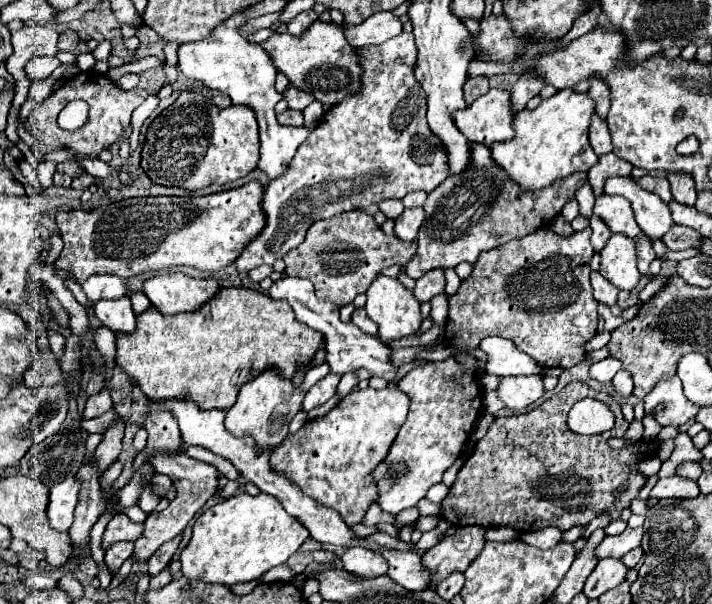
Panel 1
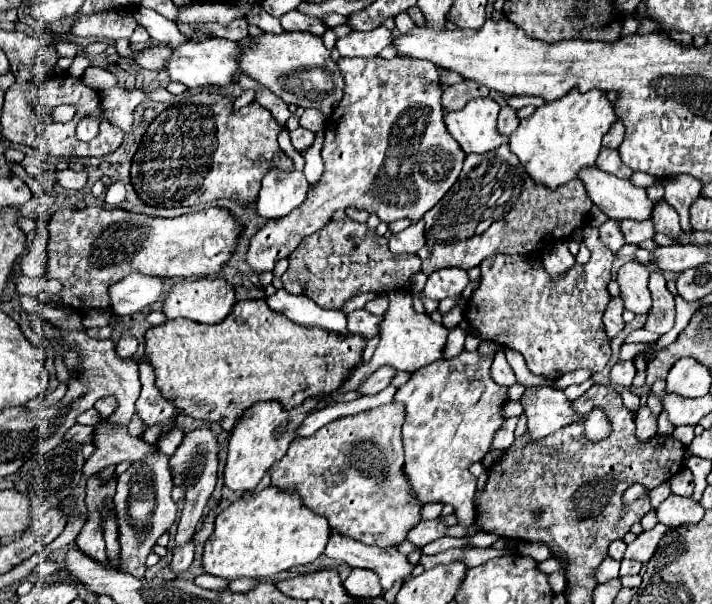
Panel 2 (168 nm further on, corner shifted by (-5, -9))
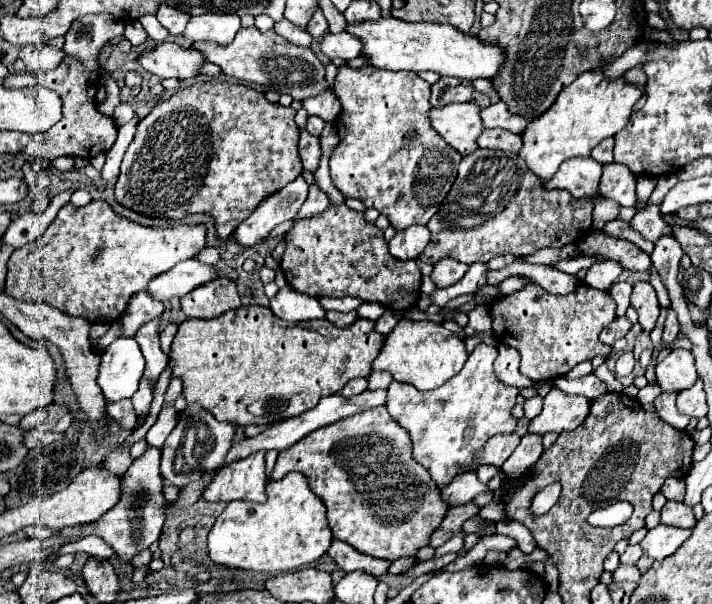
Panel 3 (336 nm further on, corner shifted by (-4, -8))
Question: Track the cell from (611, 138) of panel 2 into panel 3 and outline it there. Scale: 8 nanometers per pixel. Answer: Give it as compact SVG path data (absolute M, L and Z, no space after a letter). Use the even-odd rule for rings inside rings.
M605 139L601 141L593 151L591 151L591 157L599 163L613 163L613 139Z

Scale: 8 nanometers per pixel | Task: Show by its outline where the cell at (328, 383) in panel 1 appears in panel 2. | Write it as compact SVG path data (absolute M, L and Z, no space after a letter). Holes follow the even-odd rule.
M394 290L388 294L390 298L390 306L386 310L386 314L382 316L380 322L380 344L372 356L370 366L356 366L354 372L340 384L340 388L336 388L334 392L330 392L326 396L326 404L332 404L330 398L342 392L350 392L350 390L358 390L360 384L378 368L384 364L390 364L398 370L408 370L408 372L416 372L418 368L432 364L436 360L442 358L442 348L446 344L446 334L448 330L442 324L432 322L432 318L428 314L418 314L412 308L412 296L410 292L402 292L402 290Z

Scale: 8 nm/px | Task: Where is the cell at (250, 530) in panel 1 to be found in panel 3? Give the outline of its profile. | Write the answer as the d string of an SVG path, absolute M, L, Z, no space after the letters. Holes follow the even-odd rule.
M289 473L281 481L267 483L265 503L229 503L217 517L209 531L209 557L225 567L251 569L251 571L291 571L301 565L317 561L331 545L333 535L327 523L323 501L311 491L307 477L301 473Z

